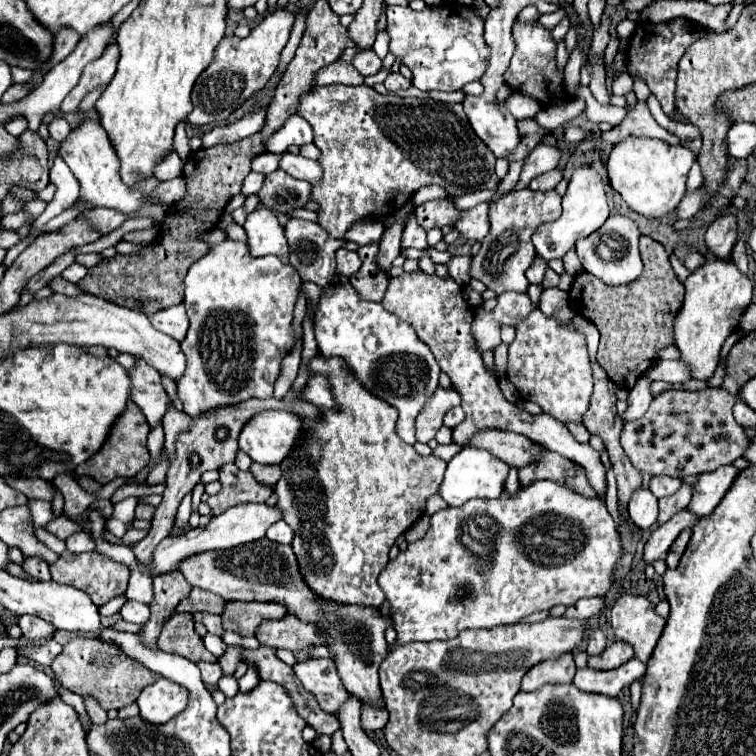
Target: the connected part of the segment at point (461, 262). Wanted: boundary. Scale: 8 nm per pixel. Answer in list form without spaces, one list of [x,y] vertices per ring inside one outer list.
[[[452,255],[449,263],[447,264],[448,274],[455,280],[460,286],[468,285],[471,277],[469,275],[470,263],[472,257]]]

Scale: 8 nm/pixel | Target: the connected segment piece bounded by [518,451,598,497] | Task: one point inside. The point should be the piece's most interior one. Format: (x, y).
(555, 467)

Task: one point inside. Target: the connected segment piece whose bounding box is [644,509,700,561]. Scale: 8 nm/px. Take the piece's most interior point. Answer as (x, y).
(657, 546)

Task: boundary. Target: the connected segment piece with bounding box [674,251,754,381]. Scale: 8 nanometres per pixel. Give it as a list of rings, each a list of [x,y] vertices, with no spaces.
[[[710,251],[704,257],[706,263],[692,271],[684,281],[686,297],[680,313],[676,315],[674,337],[676,347],[682,353],[682,361],[692,369],[692,377],[708,381],[718,367],[718,355],[724,339],[738,329],[740,315],[752,301],[754,283],[740,273],[732,261],[720,261],[720,257]]]

